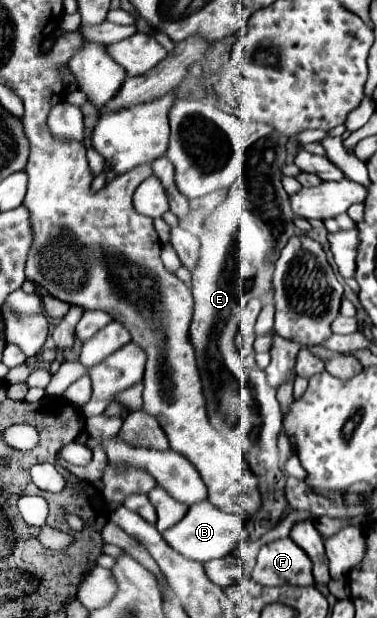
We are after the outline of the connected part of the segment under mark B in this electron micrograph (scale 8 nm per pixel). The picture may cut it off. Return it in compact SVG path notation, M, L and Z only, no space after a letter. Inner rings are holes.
M205 500L199 506L191 506L189 512L185 514L185 518L181 522L177 522L171 530L167 530L167 534L163 534L163 538L169 542L171 548L179 550L179 554L183 554L191 560L207 562L213 558L223 558L235 550L235 546L241 540L245 520L247 520L247 516L215 510L215 506L211 506L211 502Z

